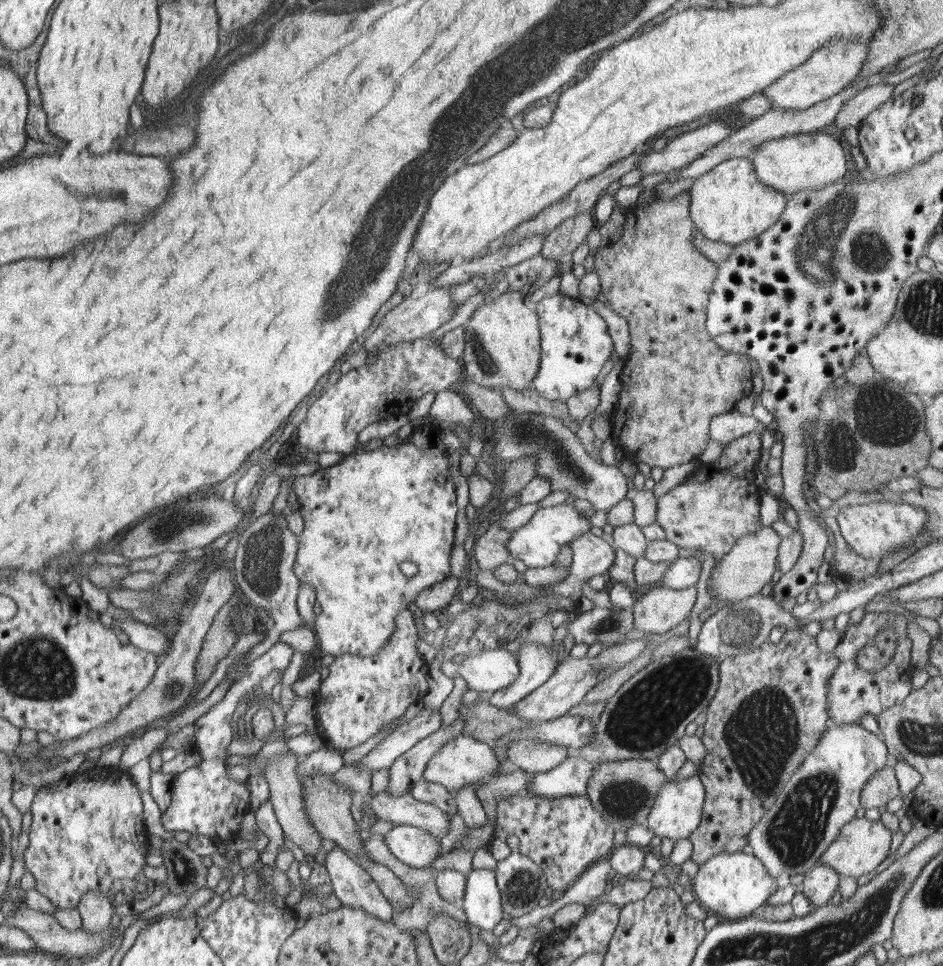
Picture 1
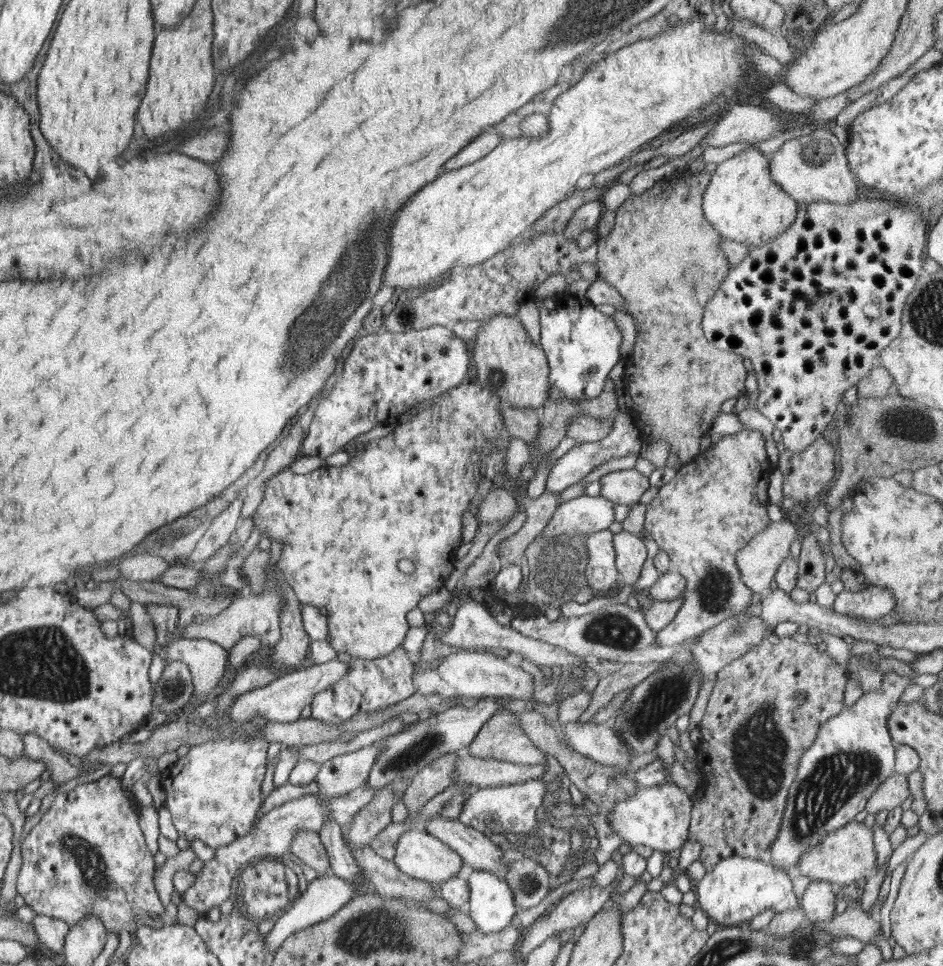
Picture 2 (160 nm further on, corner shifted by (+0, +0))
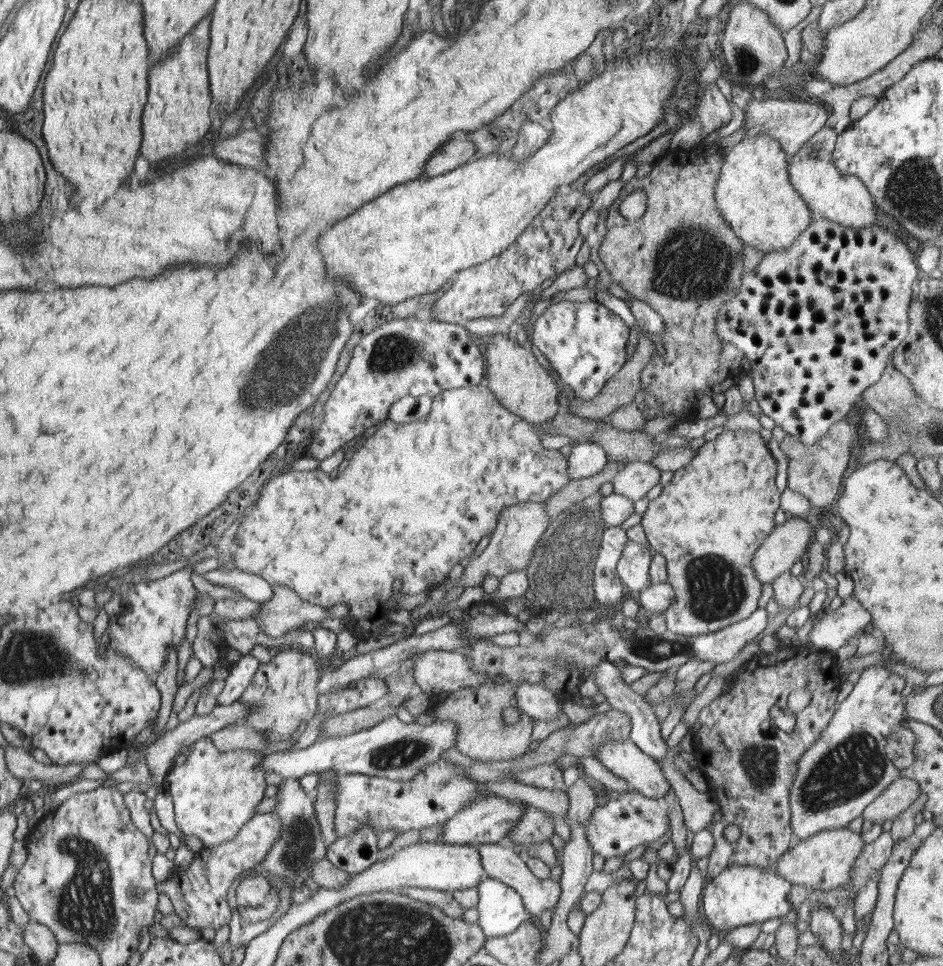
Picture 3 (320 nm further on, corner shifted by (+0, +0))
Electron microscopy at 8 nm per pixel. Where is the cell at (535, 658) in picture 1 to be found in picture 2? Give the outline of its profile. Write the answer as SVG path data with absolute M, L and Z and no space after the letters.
M486 697L474 707L466 709L466 707L450 707L443 713L437 713L425 720L418 720L409 724L398 734L386 736L381 740L383 749L375 758L374 764L368 773L368 786L382 789L389 782L397 778L413 778L422 768L434 762L447 752L463 751L468 745L472 744L472 740L476 738L481 726L496 711L503 711L501 701L510 700L510 698Z

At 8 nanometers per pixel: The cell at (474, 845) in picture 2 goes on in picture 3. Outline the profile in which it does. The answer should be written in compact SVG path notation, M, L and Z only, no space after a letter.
M503 842L494 844L477 844L476 848L481 854L482 866L485 870L485 876L505 882L510 885L523 900L525 909L538 920L545 910L554 913L561 895L561 884L552 880L550 877L544 880L539 879L532 874L532 871L525 863L525 858L519 857L511 845Z

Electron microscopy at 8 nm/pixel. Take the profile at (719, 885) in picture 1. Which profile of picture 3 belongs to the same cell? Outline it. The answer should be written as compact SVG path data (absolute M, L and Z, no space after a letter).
M731 864L718 876L706 881L700 906L702 917L720 934L748 924L762 924L770 918L784 917L793 909L788 895L790 887L791 883L775 872L773 867Z

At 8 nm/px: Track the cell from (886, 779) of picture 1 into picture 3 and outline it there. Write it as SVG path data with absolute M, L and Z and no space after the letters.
M899 776L889 784L861 814L876 824L894 820L904 812L921 793L920 785L910 776Z

